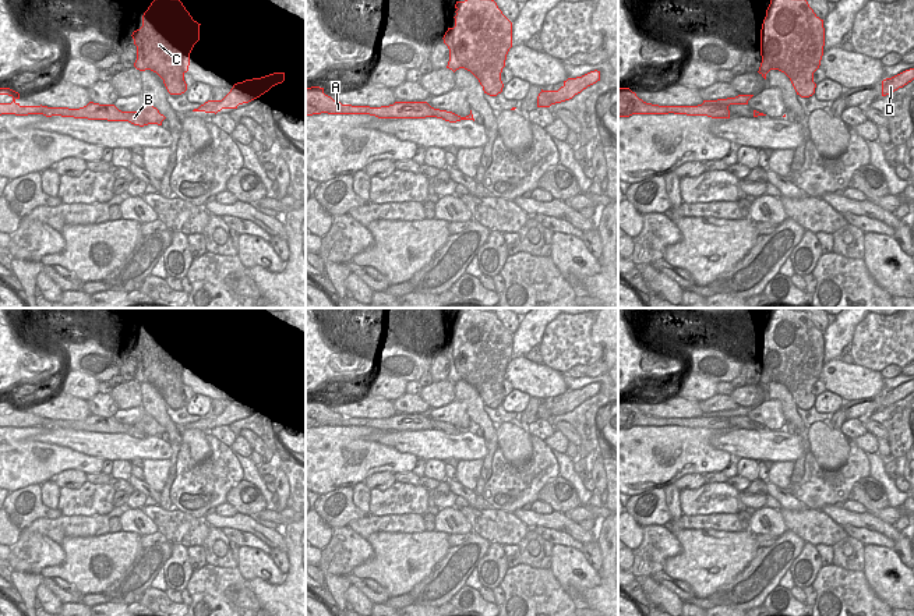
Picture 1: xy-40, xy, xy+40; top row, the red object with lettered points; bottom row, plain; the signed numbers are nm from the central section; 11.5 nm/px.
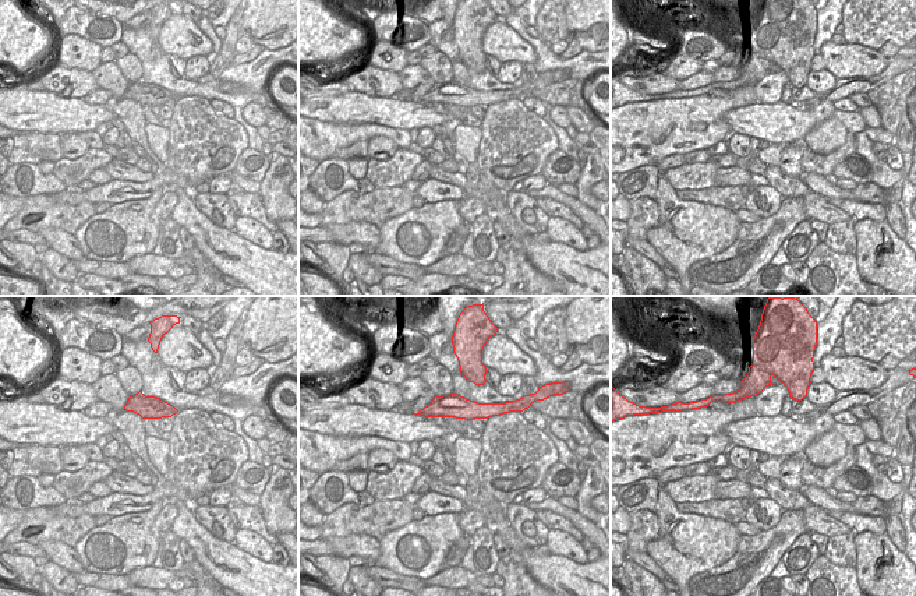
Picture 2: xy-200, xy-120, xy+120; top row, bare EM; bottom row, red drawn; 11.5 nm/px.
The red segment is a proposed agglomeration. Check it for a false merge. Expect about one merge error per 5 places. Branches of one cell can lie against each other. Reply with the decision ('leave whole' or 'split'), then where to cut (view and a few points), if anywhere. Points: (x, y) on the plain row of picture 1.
split; cut in xy+40 along (703, 414), (729, 417)

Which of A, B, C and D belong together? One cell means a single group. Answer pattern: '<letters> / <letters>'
A B D / C

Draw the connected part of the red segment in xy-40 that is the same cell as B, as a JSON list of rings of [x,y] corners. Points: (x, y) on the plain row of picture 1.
[[[0,400],[0,407],[8,407],[13,410],[11,415],[0,415],[0,428],[1,426],[15,426],[15,428],[28,428],[28,426],[43,426],[46,429],[61,428],[61,429],[74,429],[74,431],[88,431],[88,432],[107,432],[107,433],[128,433],[134,438],[148,438],[158,436],[162,438],[162,433],[166,431],[159,425],[156,419],[151,415],[141,418],[138,424],[121,424],[114,417],[99,417],[89,414],[87,418],[80,421],[68,419],[47,419],[47,418],[21,418],[15,413],[20,411],[20,406],[10,400]]]

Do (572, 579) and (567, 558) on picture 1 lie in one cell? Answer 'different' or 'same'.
same

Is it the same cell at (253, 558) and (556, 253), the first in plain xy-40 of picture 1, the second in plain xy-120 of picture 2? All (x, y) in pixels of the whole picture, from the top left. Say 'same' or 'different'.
different

